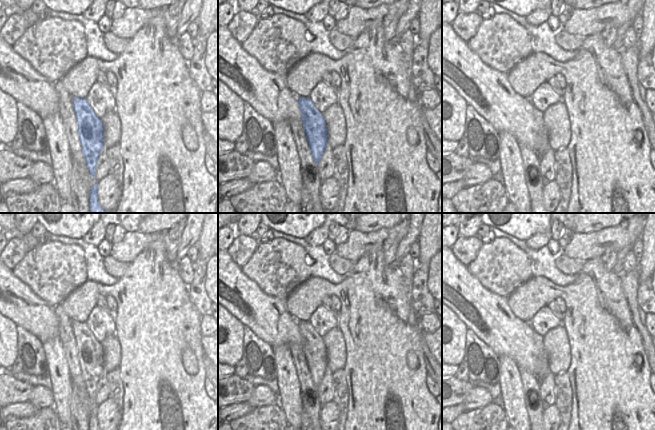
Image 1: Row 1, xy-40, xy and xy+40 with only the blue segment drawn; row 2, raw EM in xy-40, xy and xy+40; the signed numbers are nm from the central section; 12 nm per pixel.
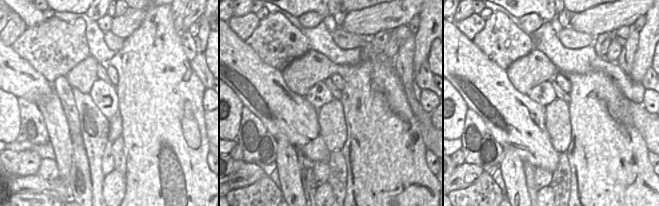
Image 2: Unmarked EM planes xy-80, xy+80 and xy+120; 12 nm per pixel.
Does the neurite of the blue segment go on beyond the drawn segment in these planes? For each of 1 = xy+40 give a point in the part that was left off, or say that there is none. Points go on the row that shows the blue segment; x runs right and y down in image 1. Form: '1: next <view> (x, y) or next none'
1: next none

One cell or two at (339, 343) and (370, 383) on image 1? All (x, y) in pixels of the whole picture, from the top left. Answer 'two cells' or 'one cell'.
two cells

